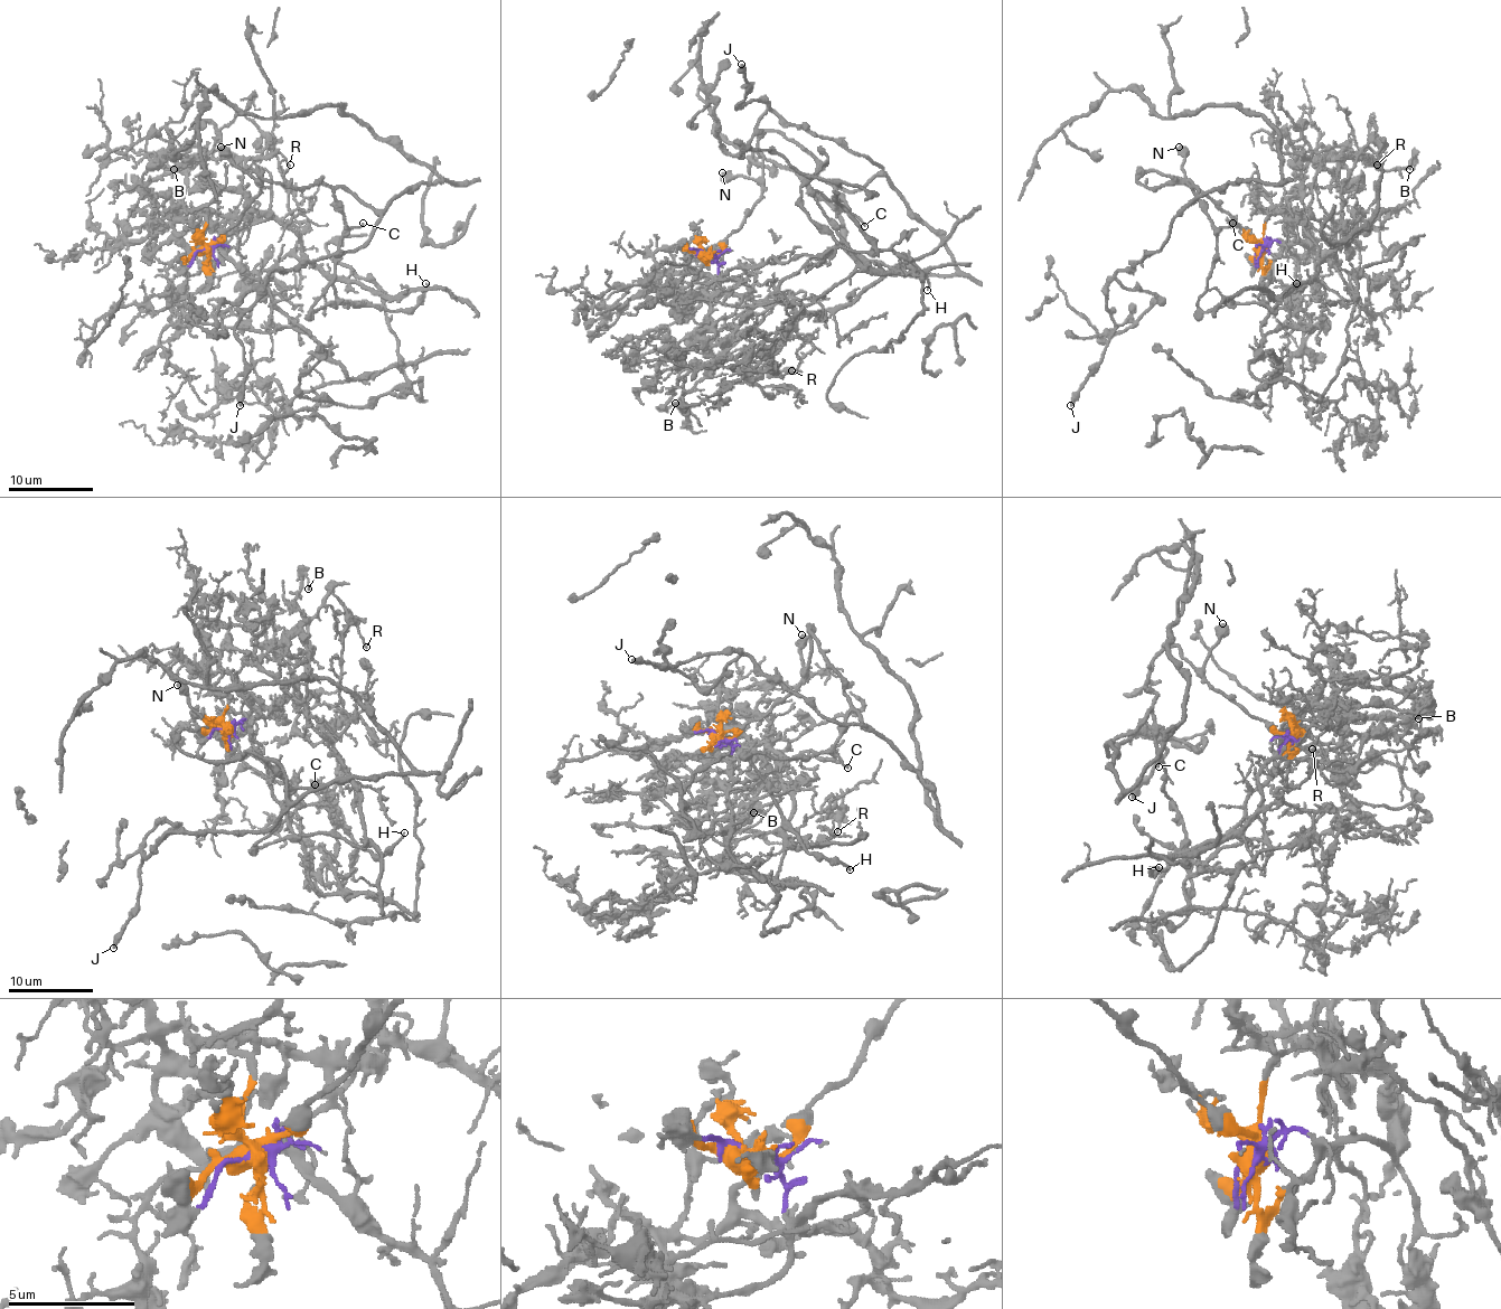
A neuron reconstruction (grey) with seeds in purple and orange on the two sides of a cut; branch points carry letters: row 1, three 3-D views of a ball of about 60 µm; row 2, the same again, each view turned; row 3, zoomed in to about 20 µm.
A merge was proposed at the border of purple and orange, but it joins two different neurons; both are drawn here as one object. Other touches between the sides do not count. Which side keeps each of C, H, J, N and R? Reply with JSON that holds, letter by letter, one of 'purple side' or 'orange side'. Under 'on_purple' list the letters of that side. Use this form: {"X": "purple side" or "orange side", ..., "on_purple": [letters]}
{"C": "orange side", "H": "orange side", "J": "orange side", "N": "orange side", "R": "purple side", "on_purple": ["R"]}

